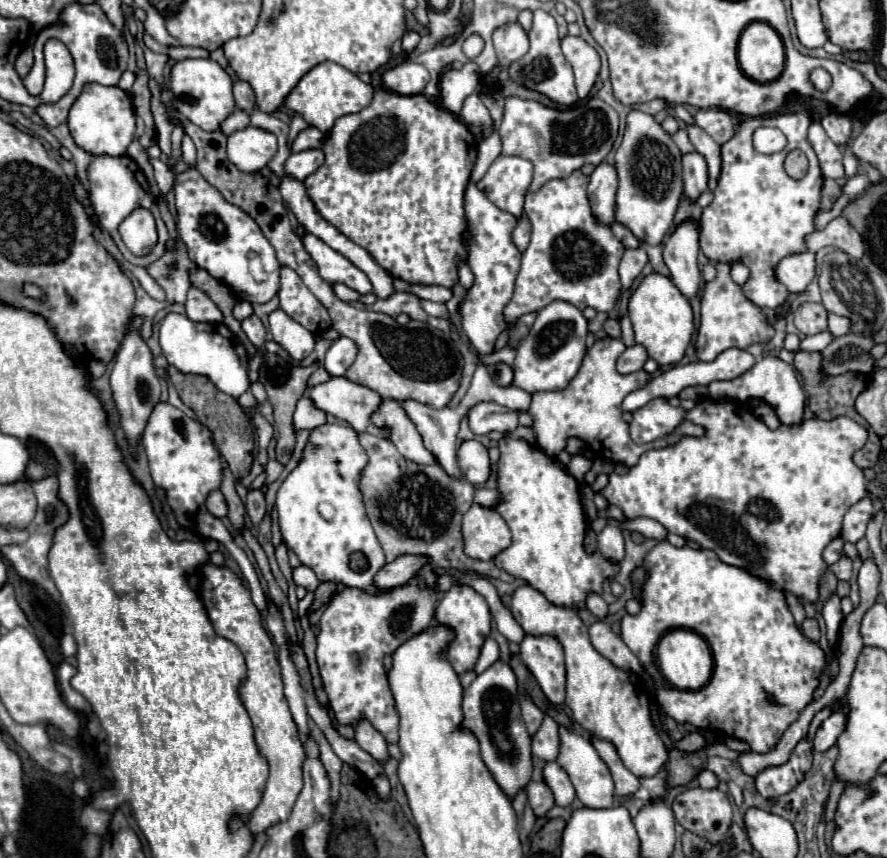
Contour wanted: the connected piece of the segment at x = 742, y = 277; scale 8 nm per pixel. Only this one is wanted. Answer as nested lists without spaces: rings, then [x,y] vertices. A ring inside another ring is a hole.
[[[733,263],[733,265],[731,265],[731,279],[733,279],[737,285],[743,285],[743,283],[749,279],[749,269],[747,269],[743,263]]]

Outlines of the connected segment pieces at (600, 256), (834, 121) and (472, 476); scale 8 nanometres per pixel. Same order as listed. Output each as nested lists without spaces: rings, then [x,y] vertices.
[[[575,171],[567,179],[547,181],[539,191],[527,193],[525,213],[531,223],[531,243],[521,257],[513,299],[503,309],[505,323],[513,323],[527,313],[537,313],[557,299],[581,311],[593,307],[607,313],[615,307],[621,293],[617,267],[623,257],[623,245],[613,237],[611,227],[597,223],[591,215],[587,183],[589,177]]]
[[[835,113],[825,116],[821,125],[834,143],[845,143],[851,135],[851,121],[847,117],[837,117]]]
[[[465,441],[457,451],[459,469],[473,485],[483,485],[491,475],[487,449],[479,441]]]

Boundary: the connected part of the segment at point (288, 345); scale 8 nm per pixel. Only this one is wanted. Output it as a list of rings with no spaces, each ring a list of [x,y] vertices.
[[[277,309],[269,315],[269,329],[273,341],[279,343],[295,361],[301,361],[311,355],[315,347],[315,335],[309,333],[297,321],[293,321],[285,311]]]

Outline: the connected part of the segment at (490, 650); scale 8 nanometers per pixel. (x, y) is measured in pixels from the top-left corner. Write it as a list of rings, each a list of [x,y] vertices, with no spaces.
[[[487,637],[487,641],[483,643],[481,647],[481,655],[477,659],[477,665],[475,665],[475,673],[483,673],[487,667],[491,667],[495,661],[499,659],[499,645],[497,641],[493,641],[491,637]]]

